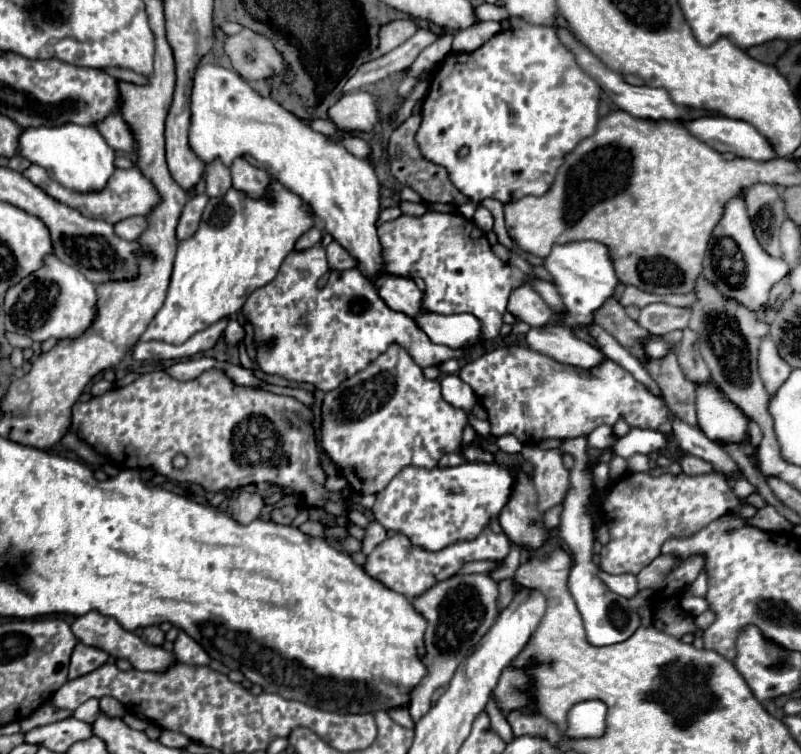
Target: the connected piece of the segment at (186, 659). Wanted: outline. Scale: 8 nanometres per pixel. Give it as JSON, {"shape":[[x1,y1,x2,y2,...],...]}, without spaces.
{"shape":[[183,630,179,632,179,636,175,640,173,654,183,664,191,664,191,666,207,666,209,664,209,654,197,642,193,642,193,638,189,638]]}

